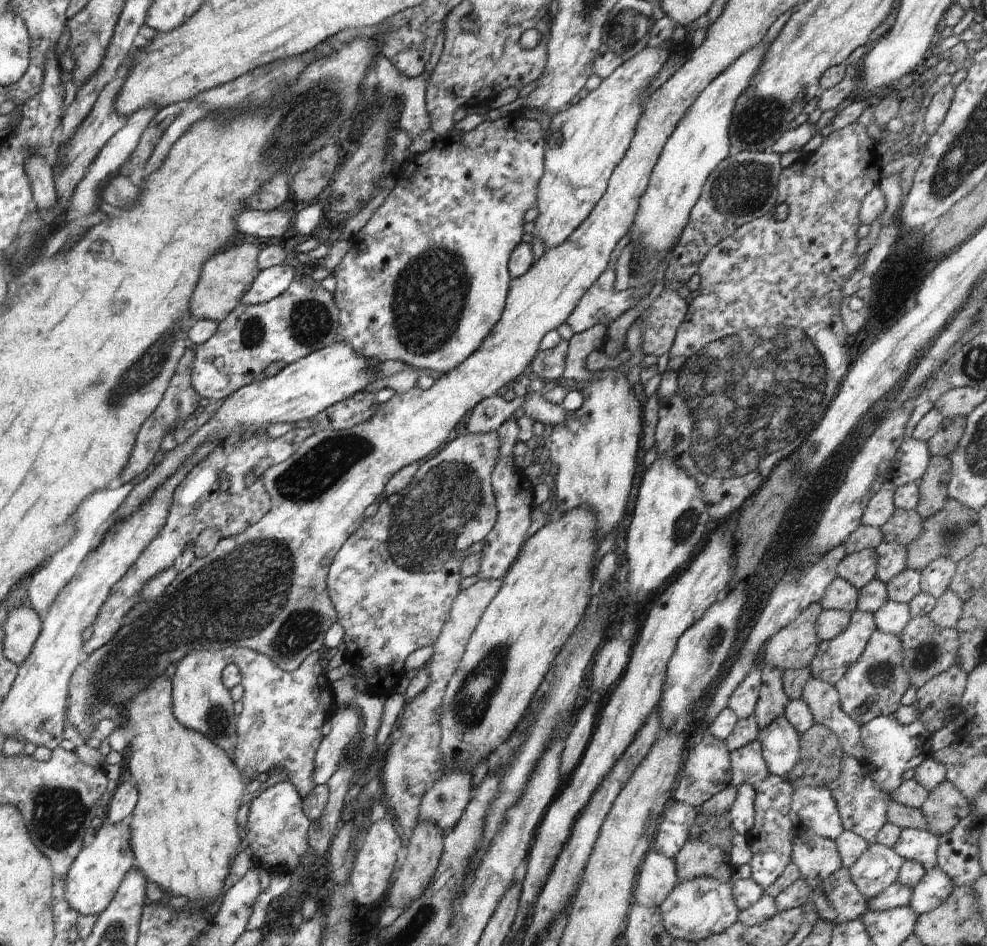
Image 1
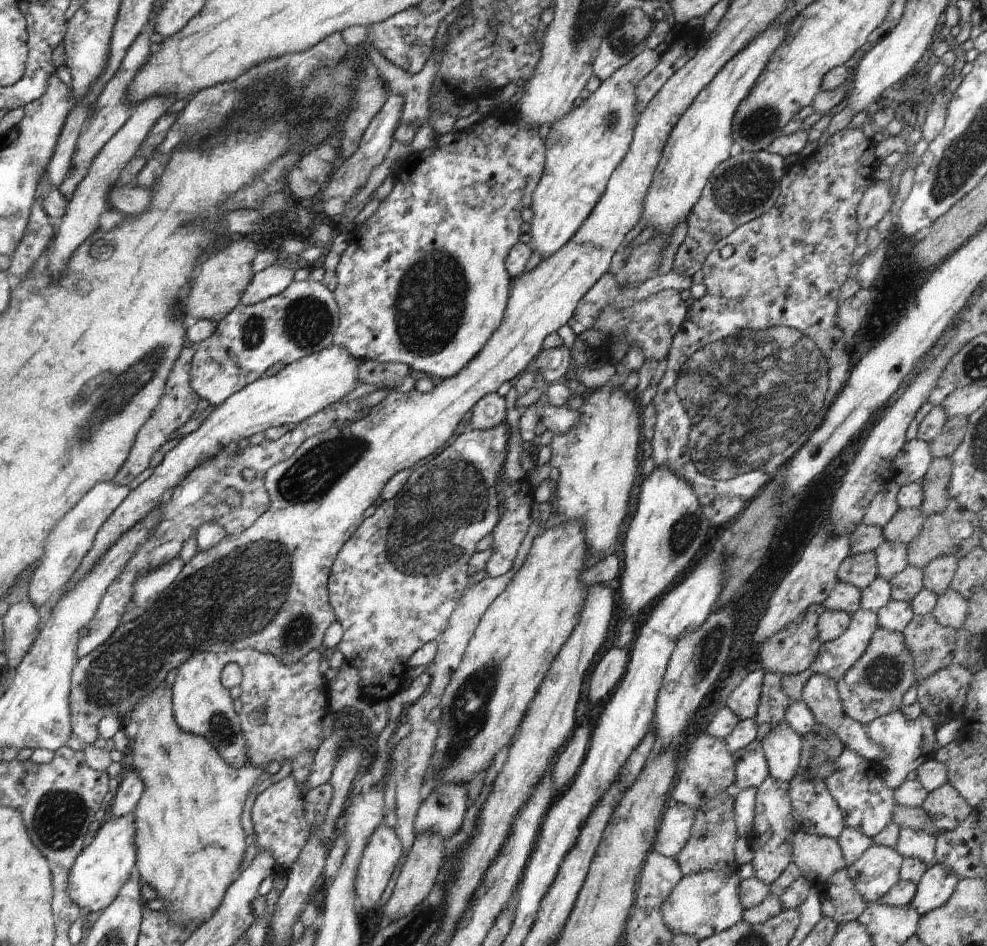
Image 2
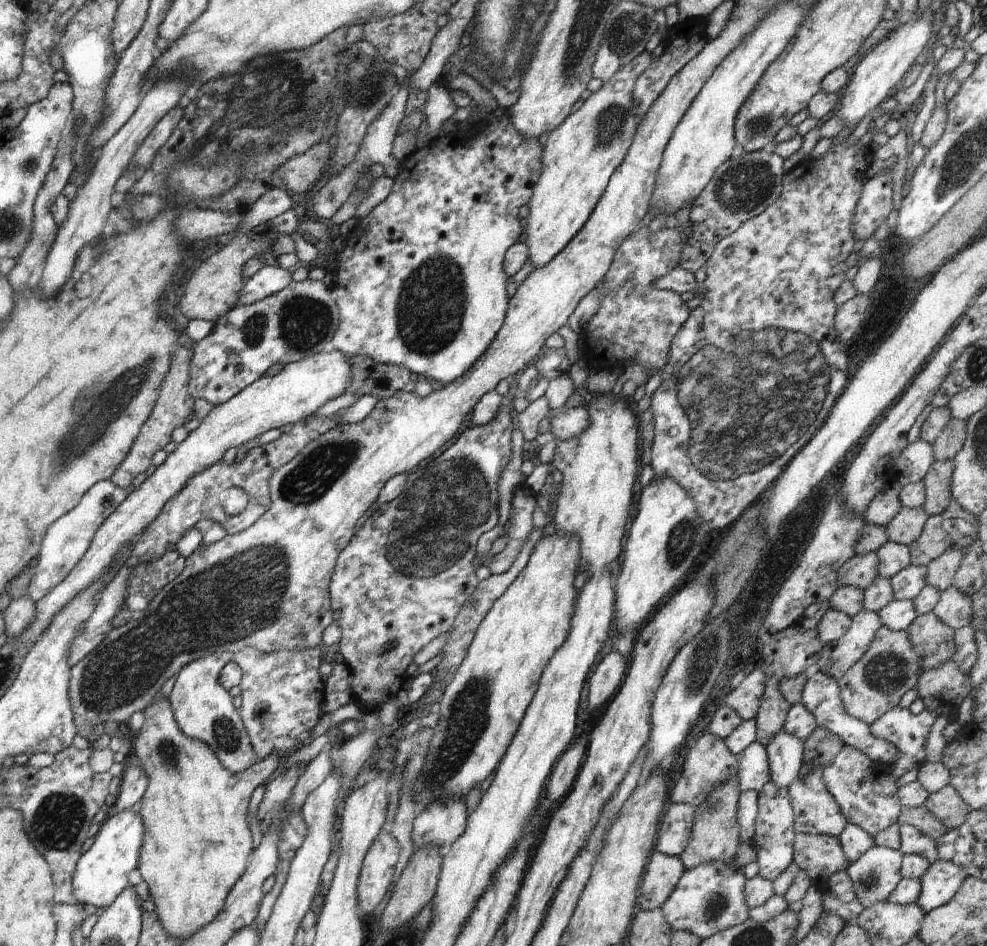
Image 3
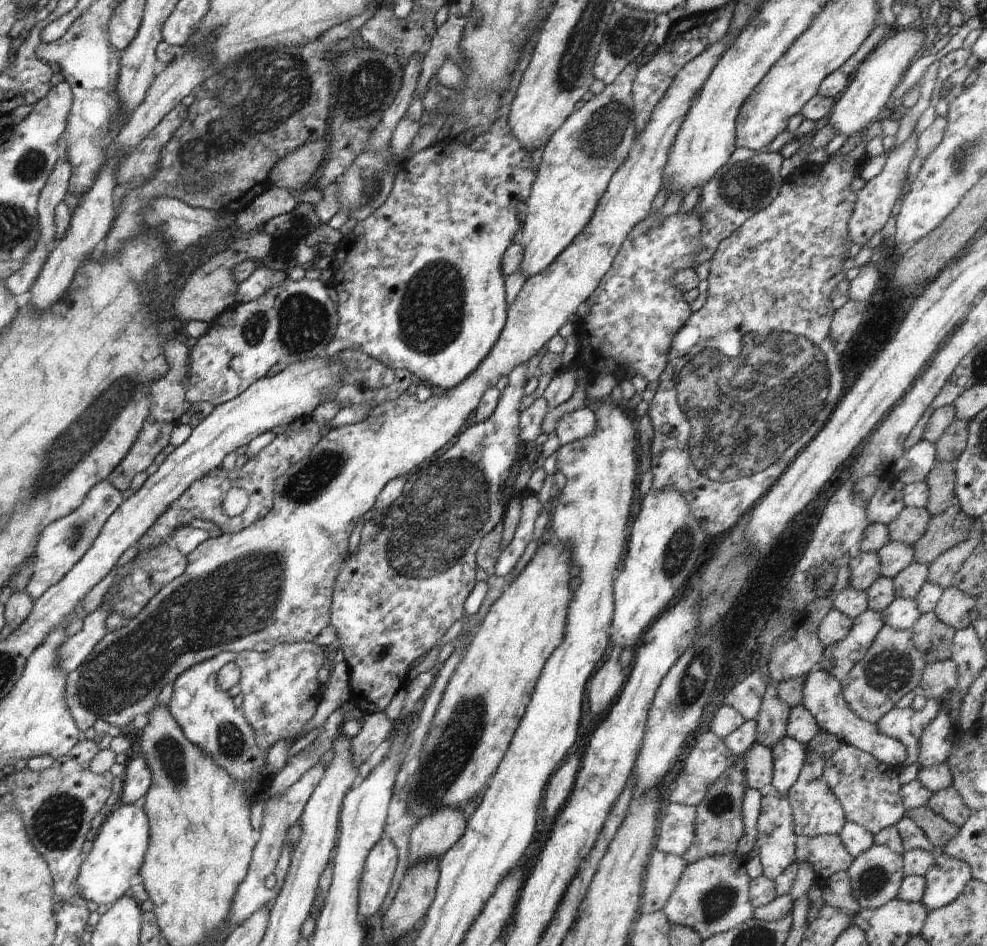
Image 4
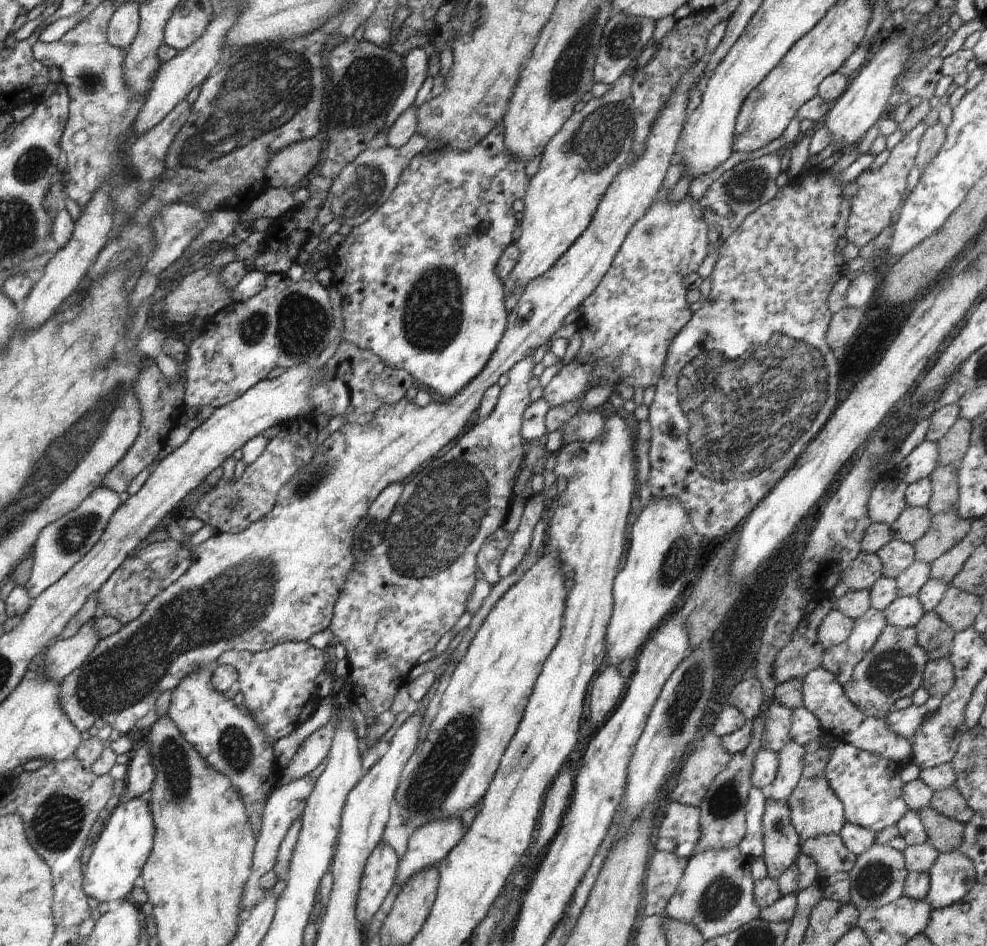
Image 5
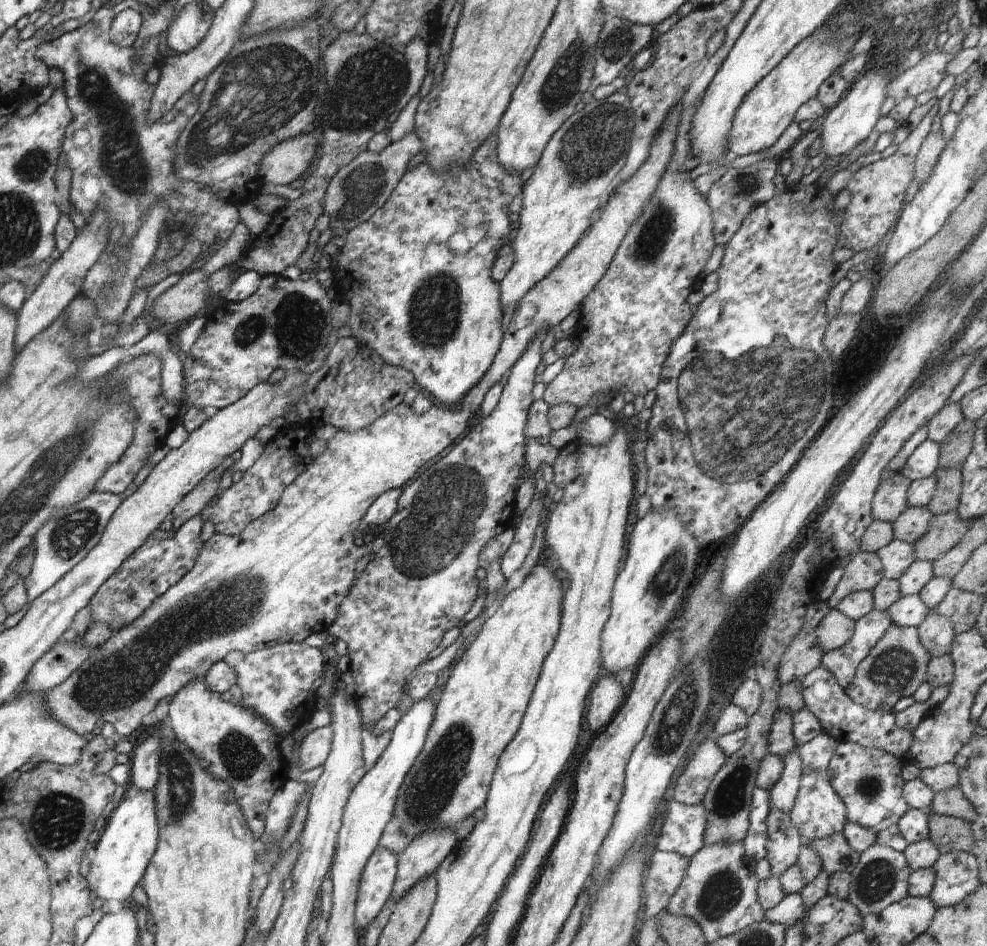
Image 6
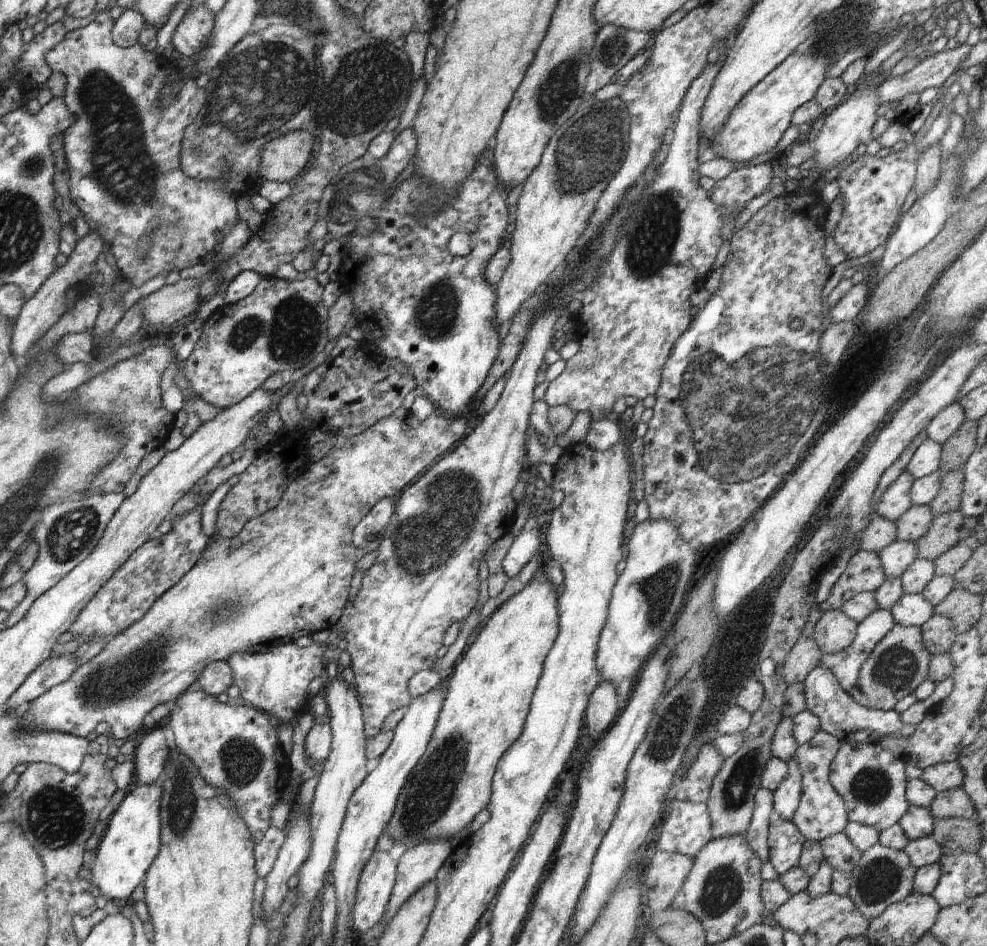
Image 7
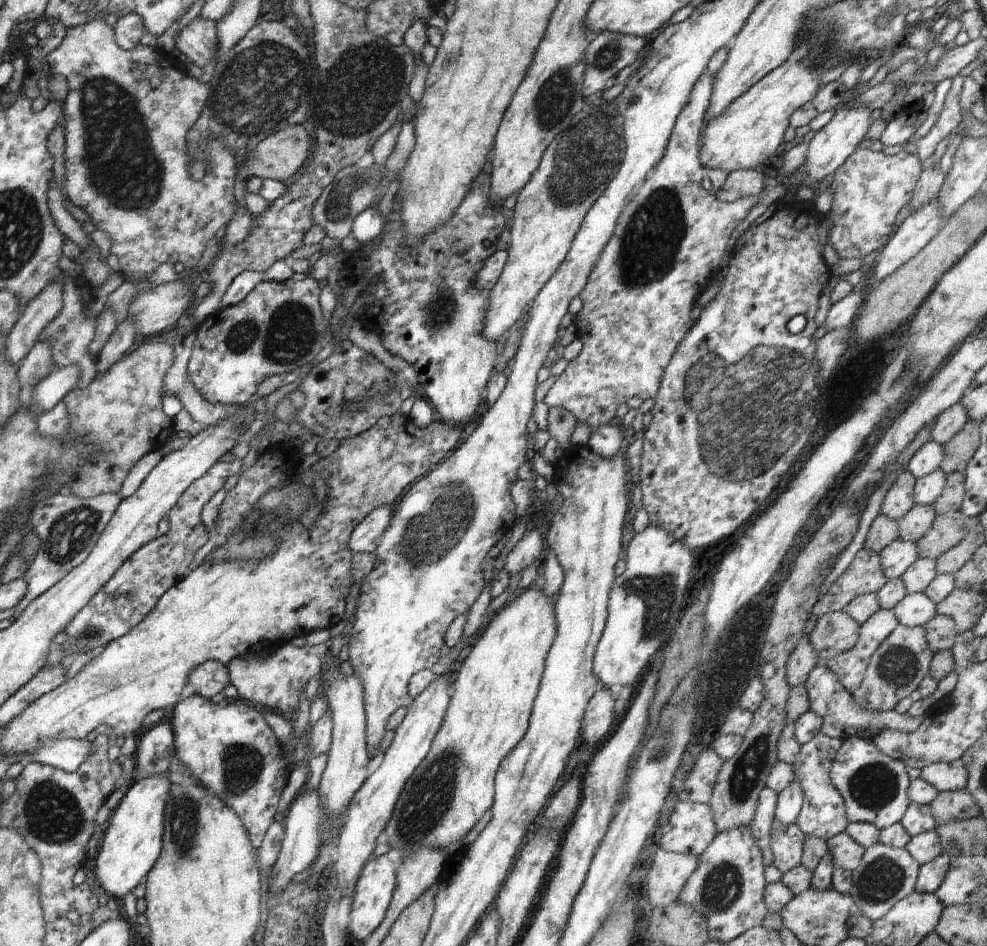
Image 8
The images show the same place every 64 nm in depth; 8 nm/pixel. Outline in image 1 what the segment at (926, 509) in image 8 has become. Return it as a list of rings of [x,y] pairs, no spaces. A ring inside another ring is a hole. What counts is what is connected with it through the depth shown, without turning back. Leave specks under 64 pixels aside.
[[[896,509],[890,520],[880,527],[884,542],[907,547],[922,534],[923,518],[915,510]]]

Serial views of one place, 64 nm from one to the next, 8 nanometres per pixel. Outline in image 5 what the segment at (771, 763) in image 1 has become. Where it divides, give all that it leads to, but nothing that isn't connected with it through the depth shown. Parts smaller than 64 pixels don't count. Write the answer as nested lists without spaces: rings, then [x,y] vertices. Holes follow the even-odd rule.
[[[790,740],[782,750],[778,750],[778,772],[767,789],[768,798],[776,802],[788,802],[790,794],[798,786],[803,773],[804,746]]]

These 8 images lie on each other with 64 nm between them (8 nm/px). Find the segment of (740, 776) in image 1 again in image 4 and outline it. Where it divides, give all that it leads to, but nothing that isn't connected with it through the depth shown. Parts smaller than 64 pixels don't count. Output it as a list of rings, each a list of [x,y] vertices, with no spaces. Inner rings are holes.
[[[754,743],[744,755],[746,788],[766,791],[770,788],[774,772],[774,758],[767,746]]]

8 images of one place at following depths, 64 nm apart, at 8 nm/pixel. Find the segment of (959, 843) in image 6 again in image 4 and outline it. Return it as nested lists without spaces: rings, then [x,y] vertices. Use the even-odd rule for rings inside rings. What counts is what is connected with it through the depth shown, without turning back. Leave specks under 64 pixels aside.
[[[924,806],[916,809],[905,809],[904,817],[912,818],[914,824],[924,832],[935,848],[942,849],[950,838],[958,834],[958,826],[950,824],[942,816],[938,816],[930,807]]]

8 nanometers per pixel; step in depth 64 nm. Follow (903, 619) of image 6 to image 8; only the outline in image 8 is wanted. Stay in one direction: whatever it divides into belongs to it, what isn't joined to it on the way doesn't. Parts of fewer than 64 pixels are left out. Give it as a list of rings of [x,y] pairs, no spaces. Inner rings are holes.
[[[908,593],[892,612],[899,624],[907,627],[923,627],[937,615],[936,604],[924,593]]]

